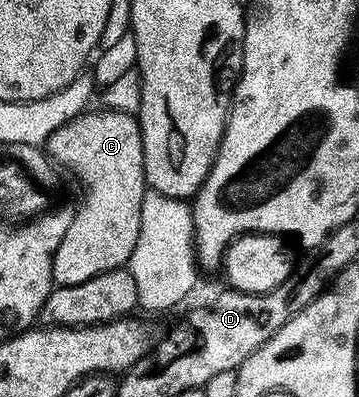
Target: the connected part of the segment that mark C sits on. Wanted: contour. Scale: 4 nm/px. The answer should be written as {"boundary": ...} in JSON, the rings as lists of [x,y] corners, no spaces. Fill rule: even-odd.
{"boundary":[[[98,108],[99,110],[92,112],[87,110],[80,115],[77,115],[69,122],[61,125],[59,129],[55,129],[53,133],[47,138],[45,143],[46,153],[60,166],[65,166],[69,171],[73,172],[76,178],[85,186],[83,192],[83,200],[80,206],[76,207],[73,223],[69,224],[68,231],[65,232],[65,237],[57,246],[57,252],[54,253],[53,260],[53,278],[55,285],[58,286],[72,286],[73,284],[84,283],[85,280],[92,279],[93,276],[104,274],[109,270],[116,270],[124,267],[131,258],[133,248],[136,247],[137,238],[140,236],[140,222],[141,222],[141,203],[147,193],[149,187],[147,185],[147,178],[144,176],[144,146],[141,140],[141,132],[138,119],[127,112],[110,110],[106,108]]]}

